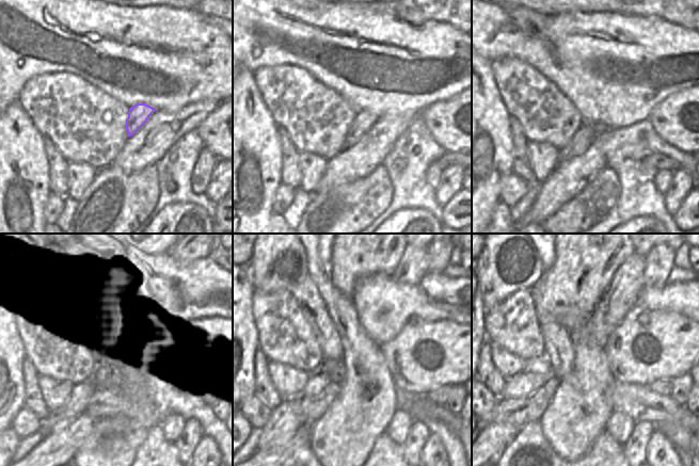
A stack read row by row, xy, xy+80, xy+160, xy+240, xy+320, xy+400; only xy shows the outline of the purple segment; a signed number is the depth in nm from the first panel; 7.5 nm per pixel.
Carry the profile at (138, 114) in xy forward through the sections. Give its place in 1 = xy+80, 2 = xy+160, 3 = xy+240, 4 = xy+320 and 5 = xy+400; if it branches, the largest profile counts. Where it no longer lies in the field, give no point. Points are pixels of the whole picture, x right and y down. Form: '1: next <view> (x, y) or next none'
1: next xy+80 (364, 121)
2: next xy+160 (583, 139)
3: next xy+240 (82, 392)
4: next xy+320 (283, 423)
5: next xy+400 (493, 438)

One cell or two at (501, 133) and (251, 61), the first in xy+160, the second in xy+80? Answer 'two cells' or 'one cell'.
two cells

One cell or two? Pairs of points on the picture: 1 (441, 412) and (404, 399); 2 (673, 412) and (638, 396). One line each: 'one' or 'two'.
1: one
2: one

